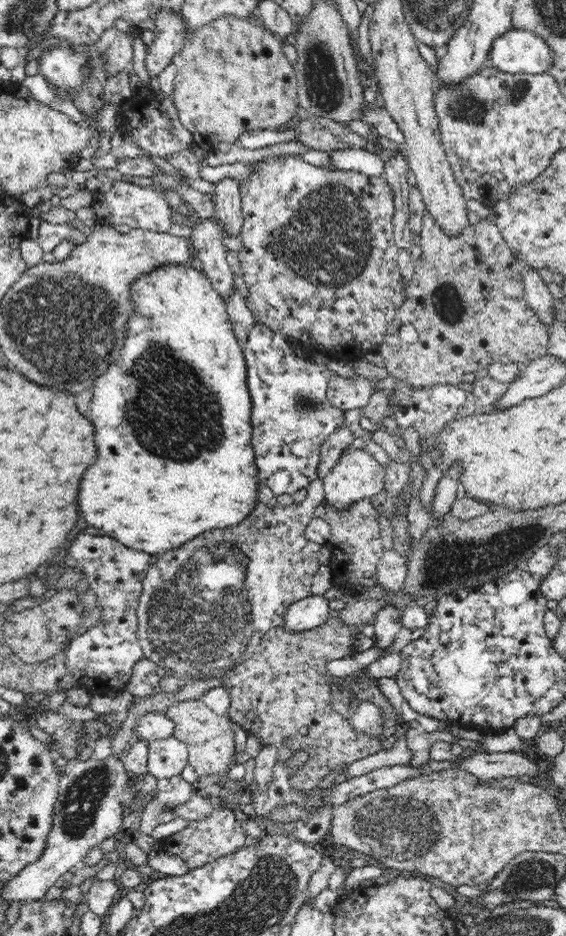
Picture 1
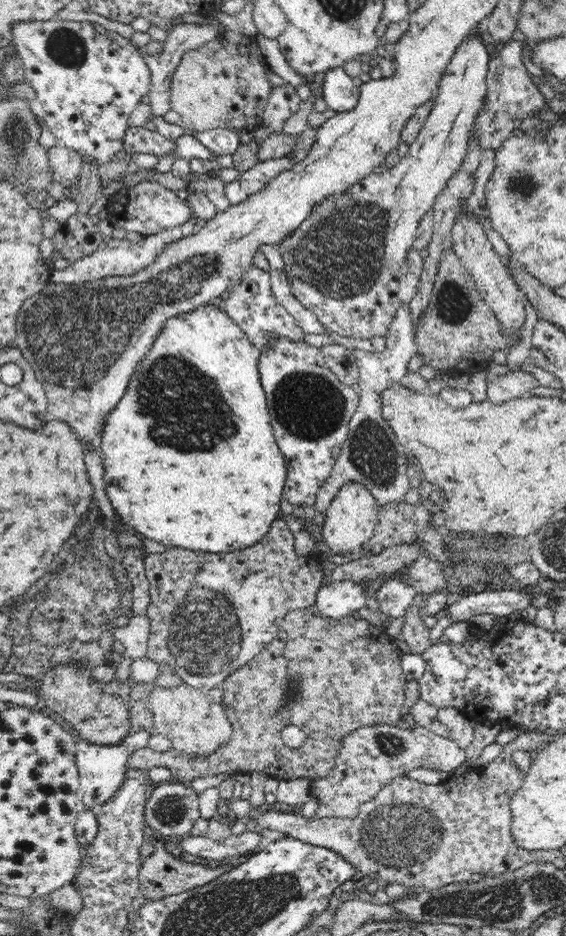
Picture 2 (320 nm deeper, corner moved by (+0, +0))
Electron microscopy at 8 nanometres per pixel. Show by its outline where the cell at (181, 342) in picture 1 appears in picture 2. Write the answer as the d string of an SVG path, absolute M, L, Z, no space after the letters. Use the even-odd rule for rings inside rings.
M211 303L198 307L191 313L181 314L168 319L161 333L156 337L150 352L139 362L138 370L134 372L127 391L120 402L110 411L106 418L105 428L101 434L98 445L103 454L103 465L106 468L104 480L108 498L122 516L122 524L130 524L132 532L138 532L142 537L154 538L169 547L188 549L192 551L204 551L214 554L222 552L234 552L258 544L265 534L268 534L272 523L279 518L280 502L282 502L284 485L288 467L286 458L275 441L271 425L270 411L264 387L261 383L258 361L260 349L256 348L246 336L246 333L226 314Z

